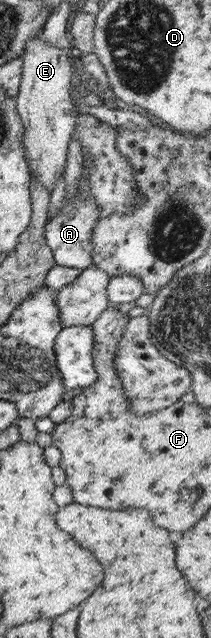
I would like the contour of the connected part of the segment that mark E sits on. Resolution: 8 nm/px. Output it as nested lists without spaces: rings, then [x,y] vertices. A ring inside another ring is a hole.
[[[40,33],[33,36],[27,41],[24,52],[21,55],[22,59],[22,74],[16,99],[16,112],[22,123],[22,133],[20,140],[24,145],[25,165],[28,166],[30,175],[33,176],[44,188],[51,193],[53,184],[63,173],[63,167],[66,165],[66,147],[76,125],[76,116],[73,115],[73,104],[69,98],[69,84],[72,81],[72,64],[75,61],[75,53],[67,53],[64,49],[48,44]]]

